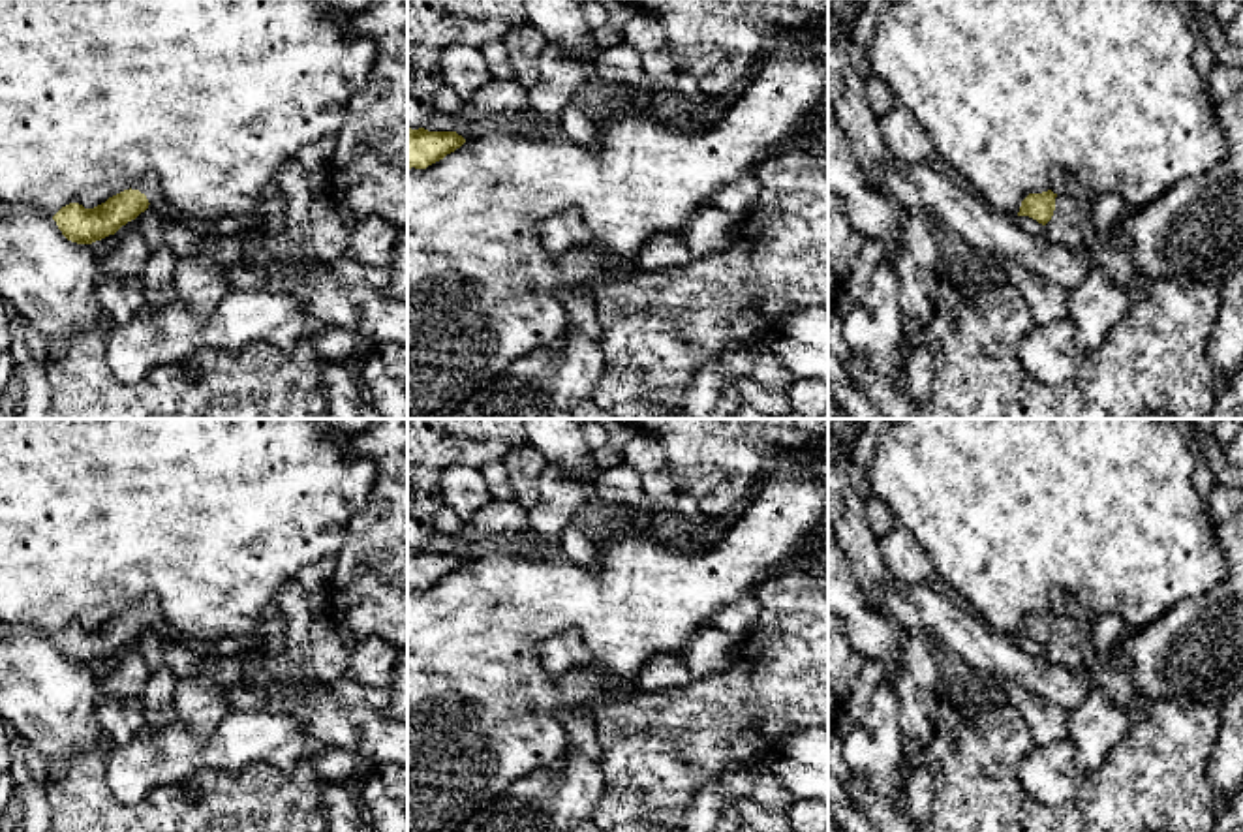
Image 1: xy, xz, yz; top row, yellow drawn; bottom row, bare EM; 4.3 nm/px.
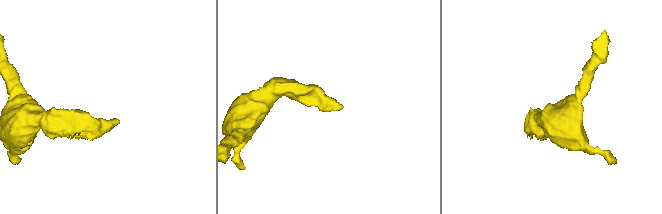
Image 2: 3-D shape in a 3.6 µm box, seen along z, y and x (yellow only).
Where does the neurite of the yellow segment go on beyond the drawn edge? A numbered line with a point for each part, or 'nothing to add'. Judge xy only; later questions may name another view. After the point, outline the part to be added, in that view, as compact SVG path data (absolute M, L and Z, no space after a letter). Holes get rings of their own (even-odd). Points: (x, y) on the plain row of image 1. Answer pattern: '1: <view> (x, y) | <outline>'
1: xy (147, 605) | M145 595L141 597L133 607L131 610L139 610L141 614L146 616L148 624L152 627L158 627L161 629L163 627L163 620L160 616L160 605L158 605L158 599L152 597L152 595Z

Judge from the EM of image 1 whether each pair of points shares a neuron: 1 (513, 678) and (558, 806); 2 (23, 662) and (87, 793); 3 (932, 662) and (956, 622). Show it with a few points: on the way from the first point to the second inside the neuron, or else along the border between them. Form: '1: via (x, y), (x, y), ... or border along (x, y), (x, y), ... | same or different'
1: border along (569, 744), (560, 774), (528, 774), (506, 791) | different
2: border along (102, 731), (94, 746), (70, 748), (66, 752) | different
3: border along (907, 630), (934, 633), (947, 648) | different

